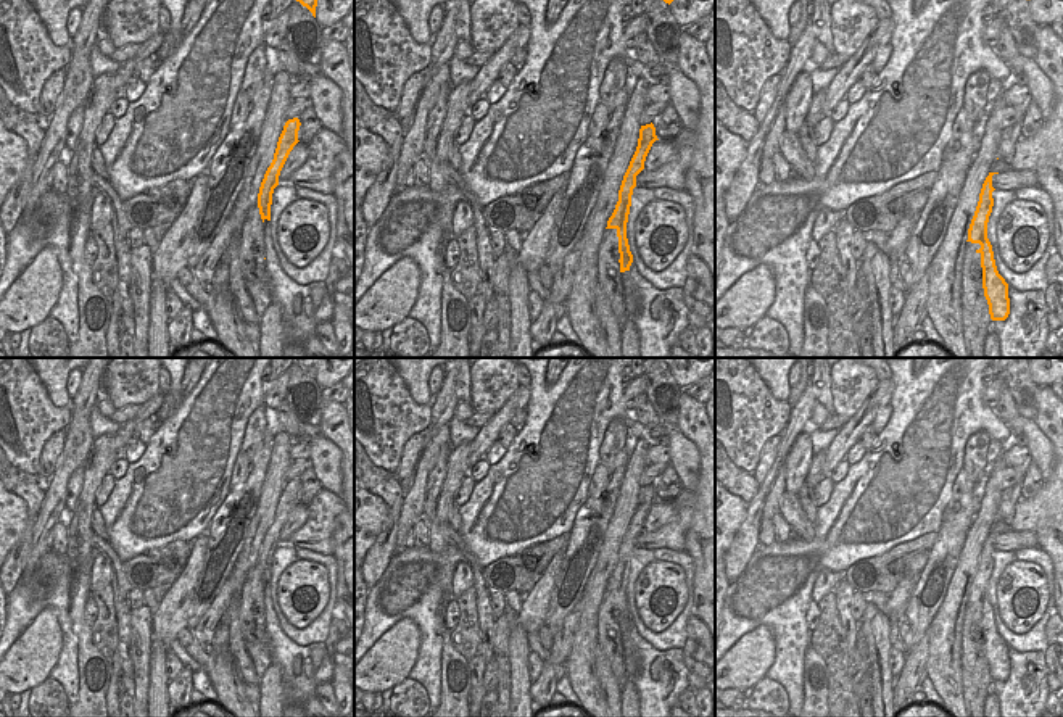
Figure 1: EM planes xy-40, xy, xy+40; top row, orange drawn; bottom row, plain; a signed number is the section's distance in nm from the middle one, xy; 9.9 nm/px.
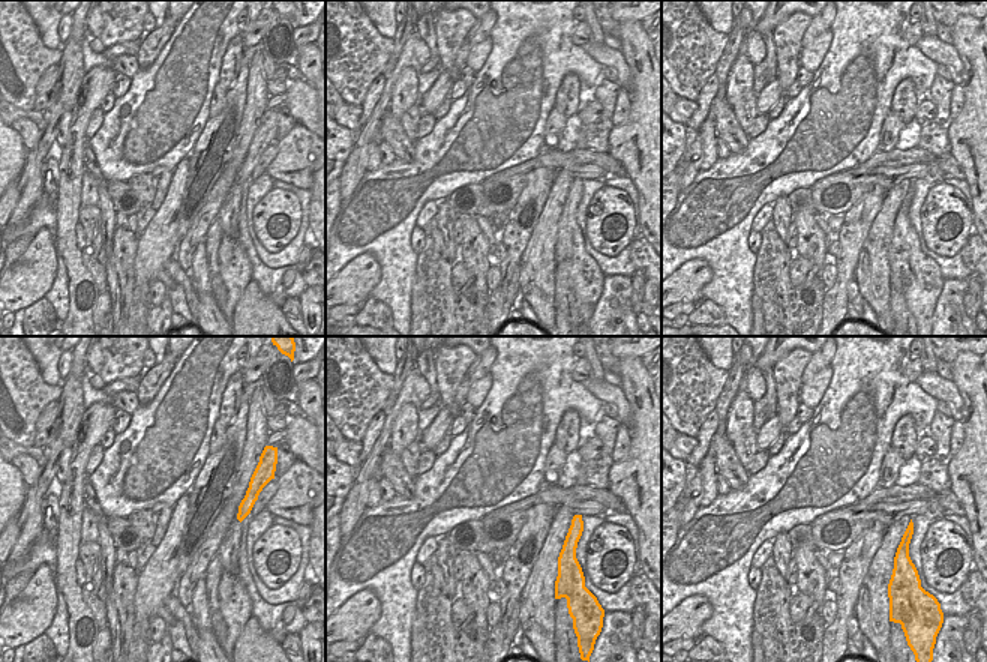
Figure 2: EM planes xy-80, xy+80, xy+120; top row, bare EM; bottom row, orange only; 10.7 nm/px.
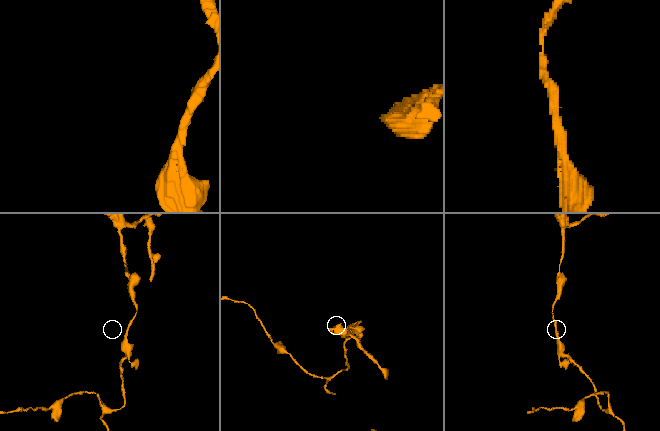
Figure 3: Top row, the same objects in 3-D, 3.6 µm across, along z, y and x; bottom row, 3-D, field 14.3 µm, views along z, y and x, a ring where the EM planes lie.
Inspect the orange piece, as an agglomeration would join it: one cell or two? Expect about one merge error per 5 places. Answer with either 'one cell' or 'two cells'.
two cells

